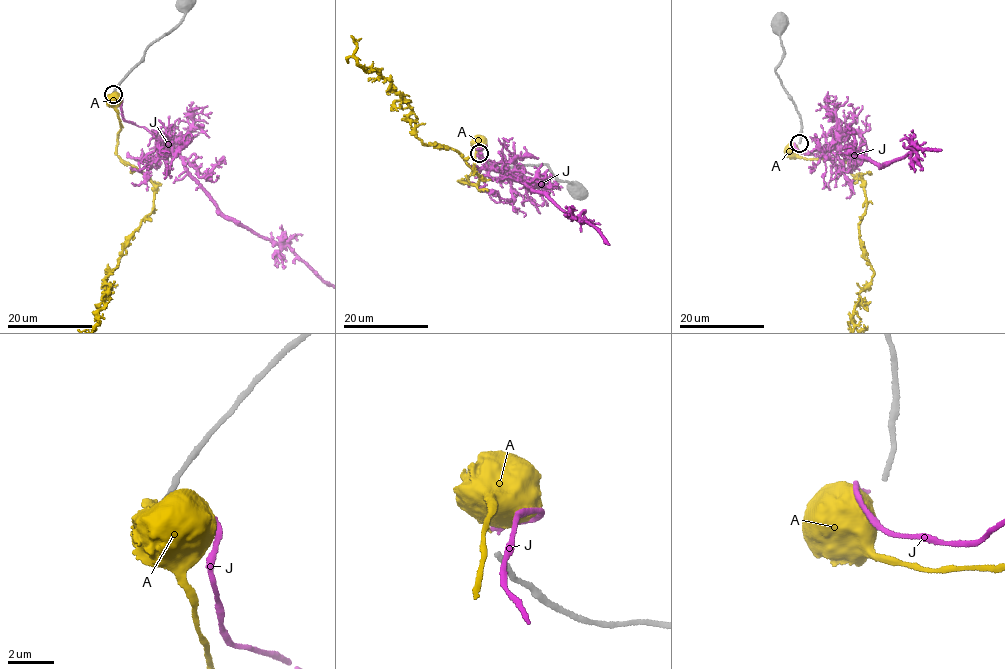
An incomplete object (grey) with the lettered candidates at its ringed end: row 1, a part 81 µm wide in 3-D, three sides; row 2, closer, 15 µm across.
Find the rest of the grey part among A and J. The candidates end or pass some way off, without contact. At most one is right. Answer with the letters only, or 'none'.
J

